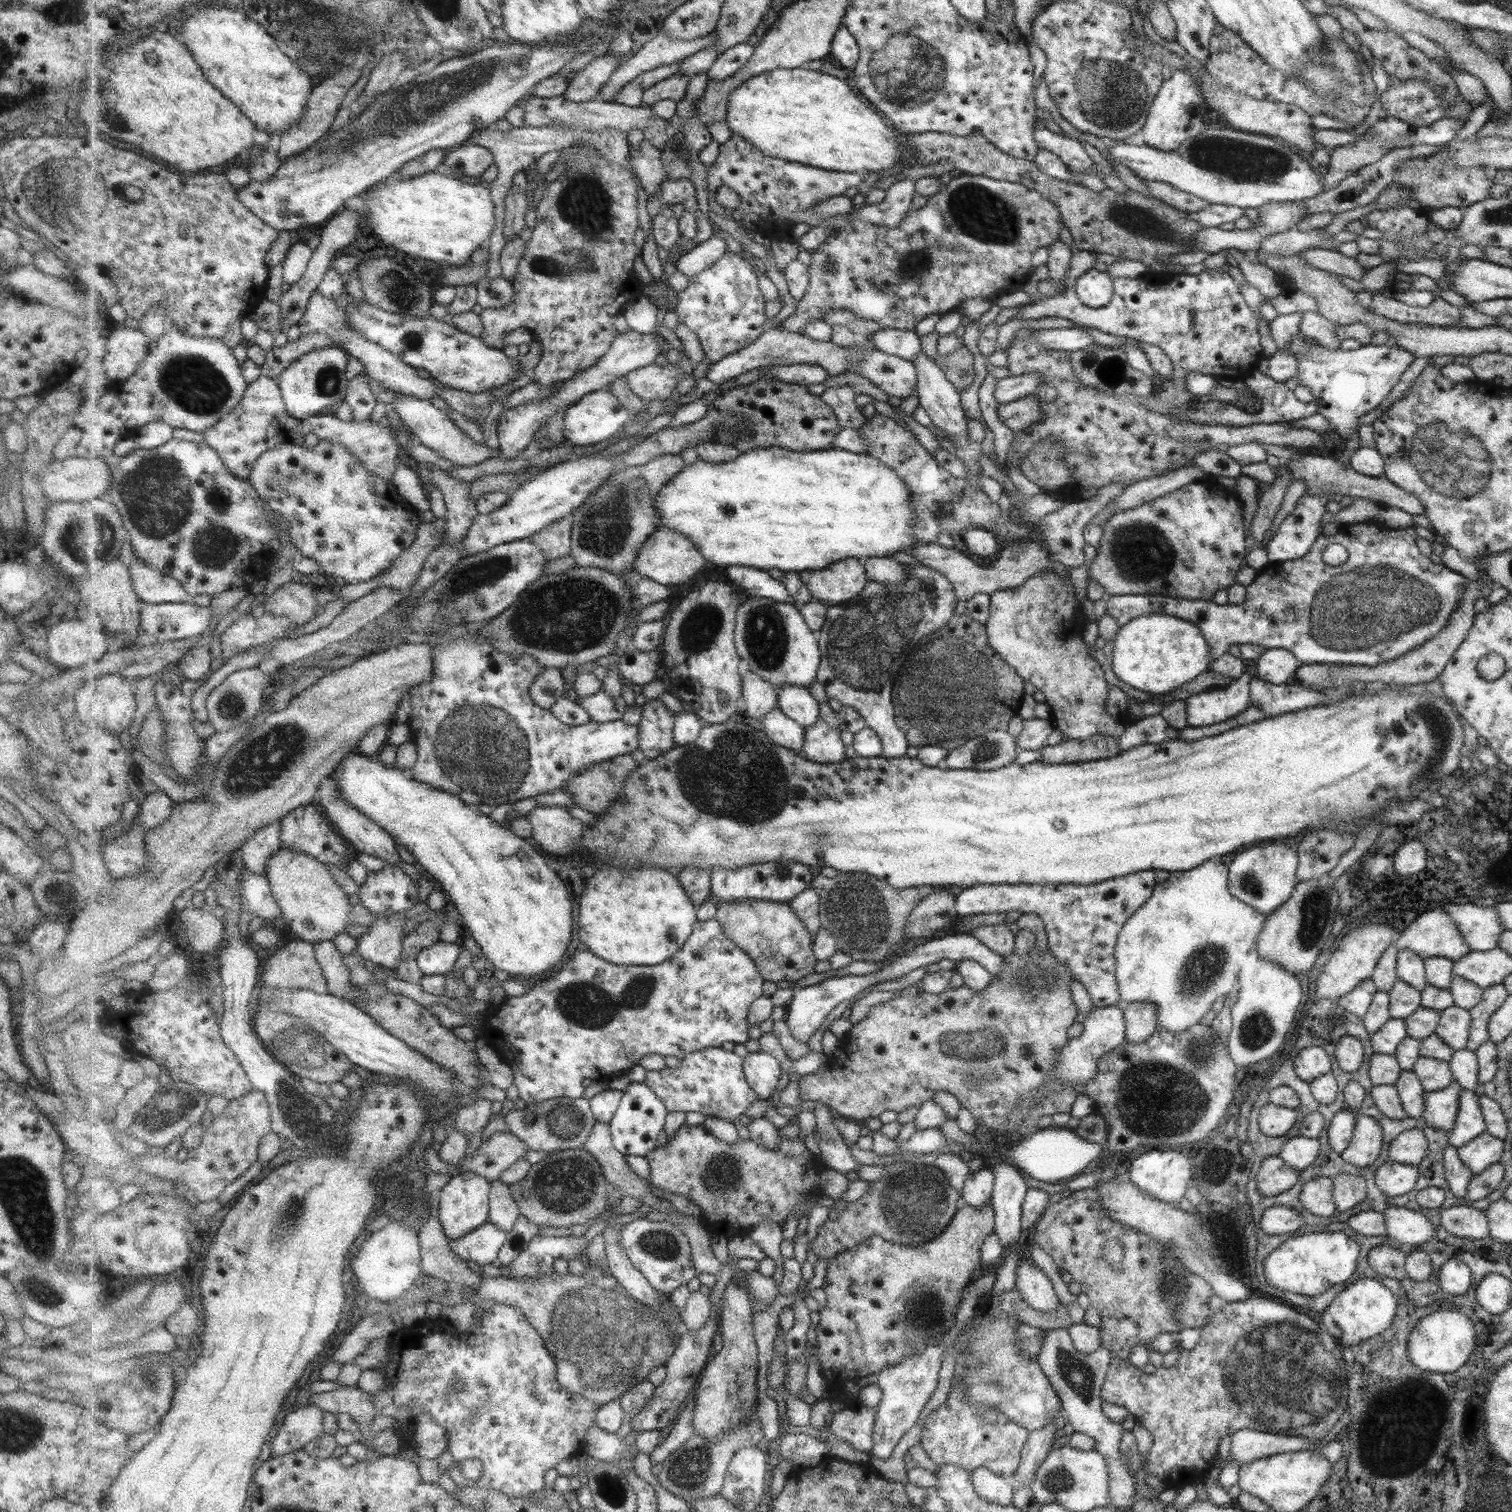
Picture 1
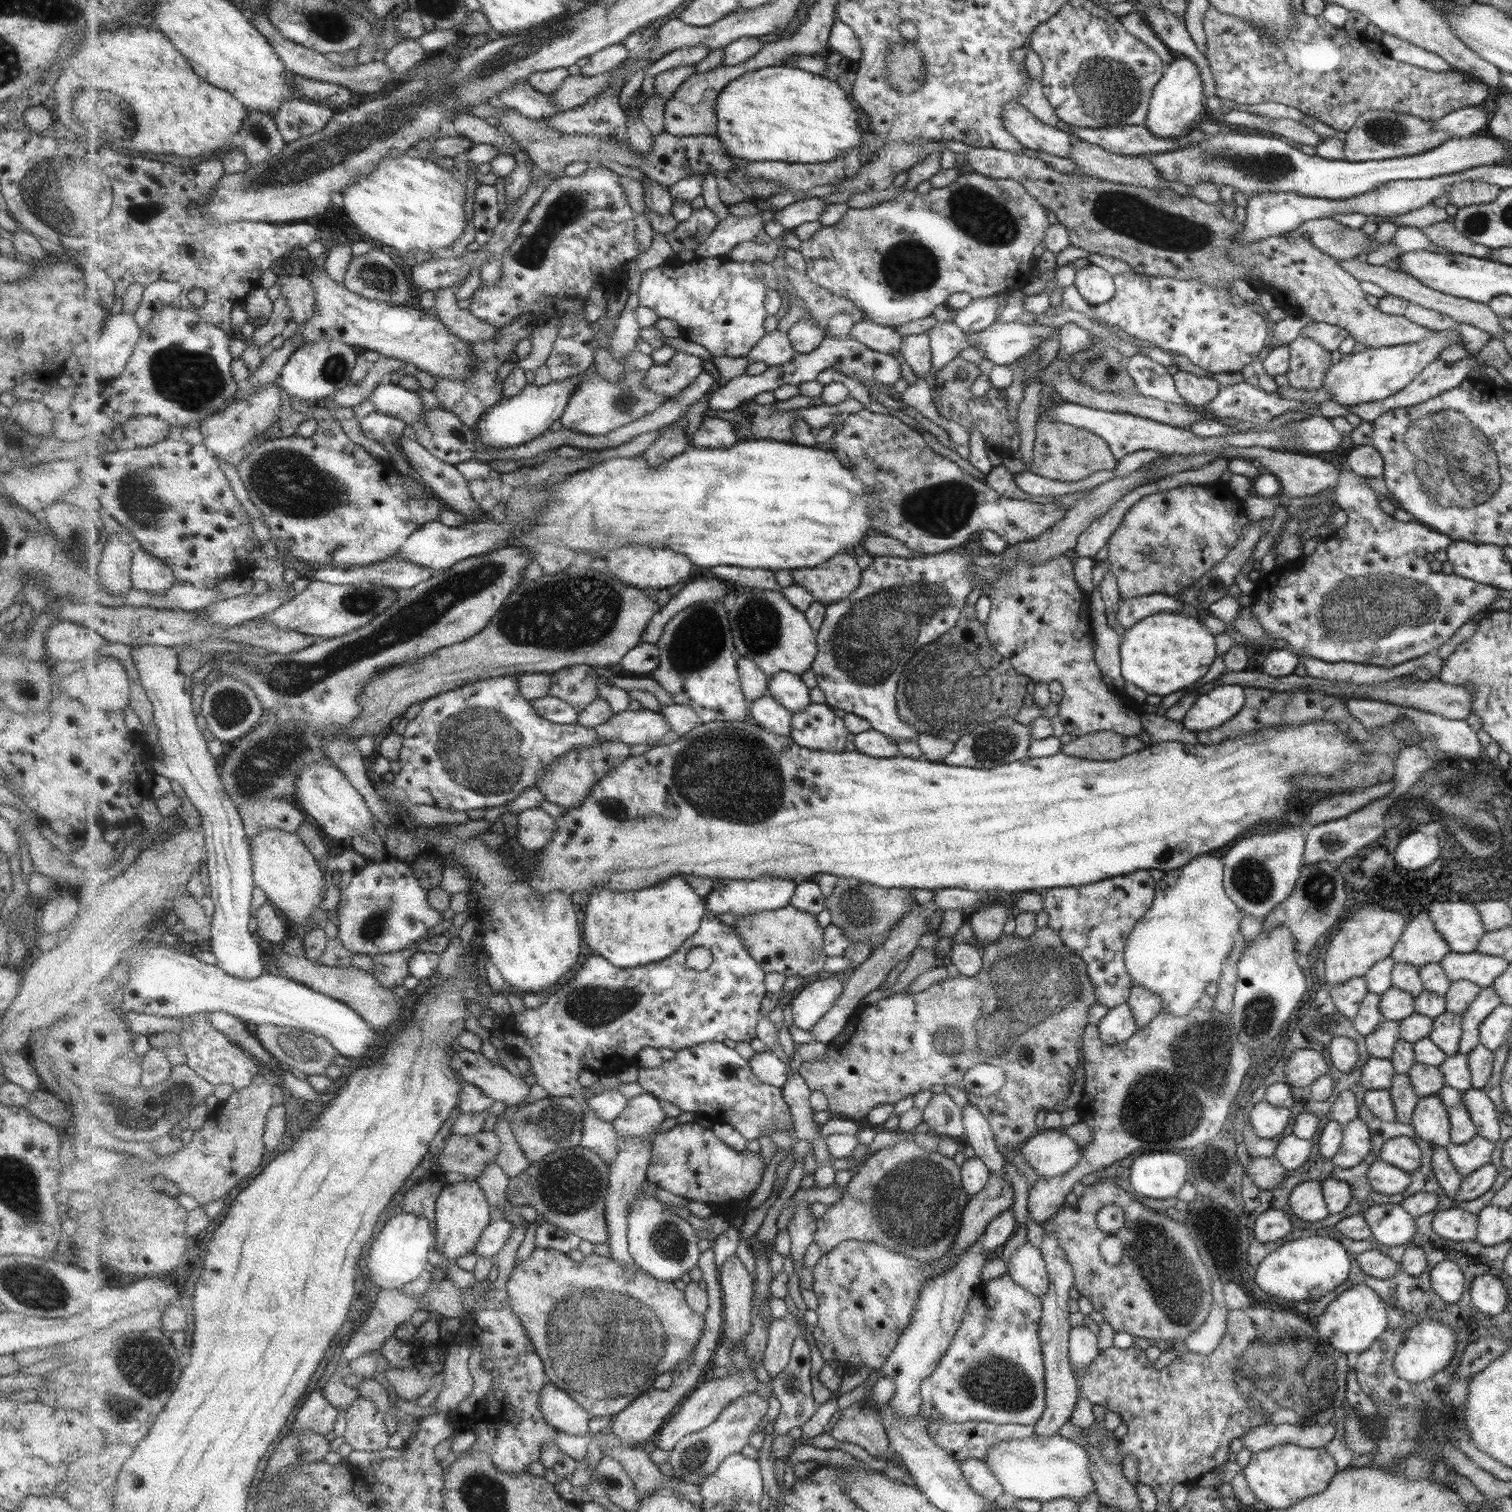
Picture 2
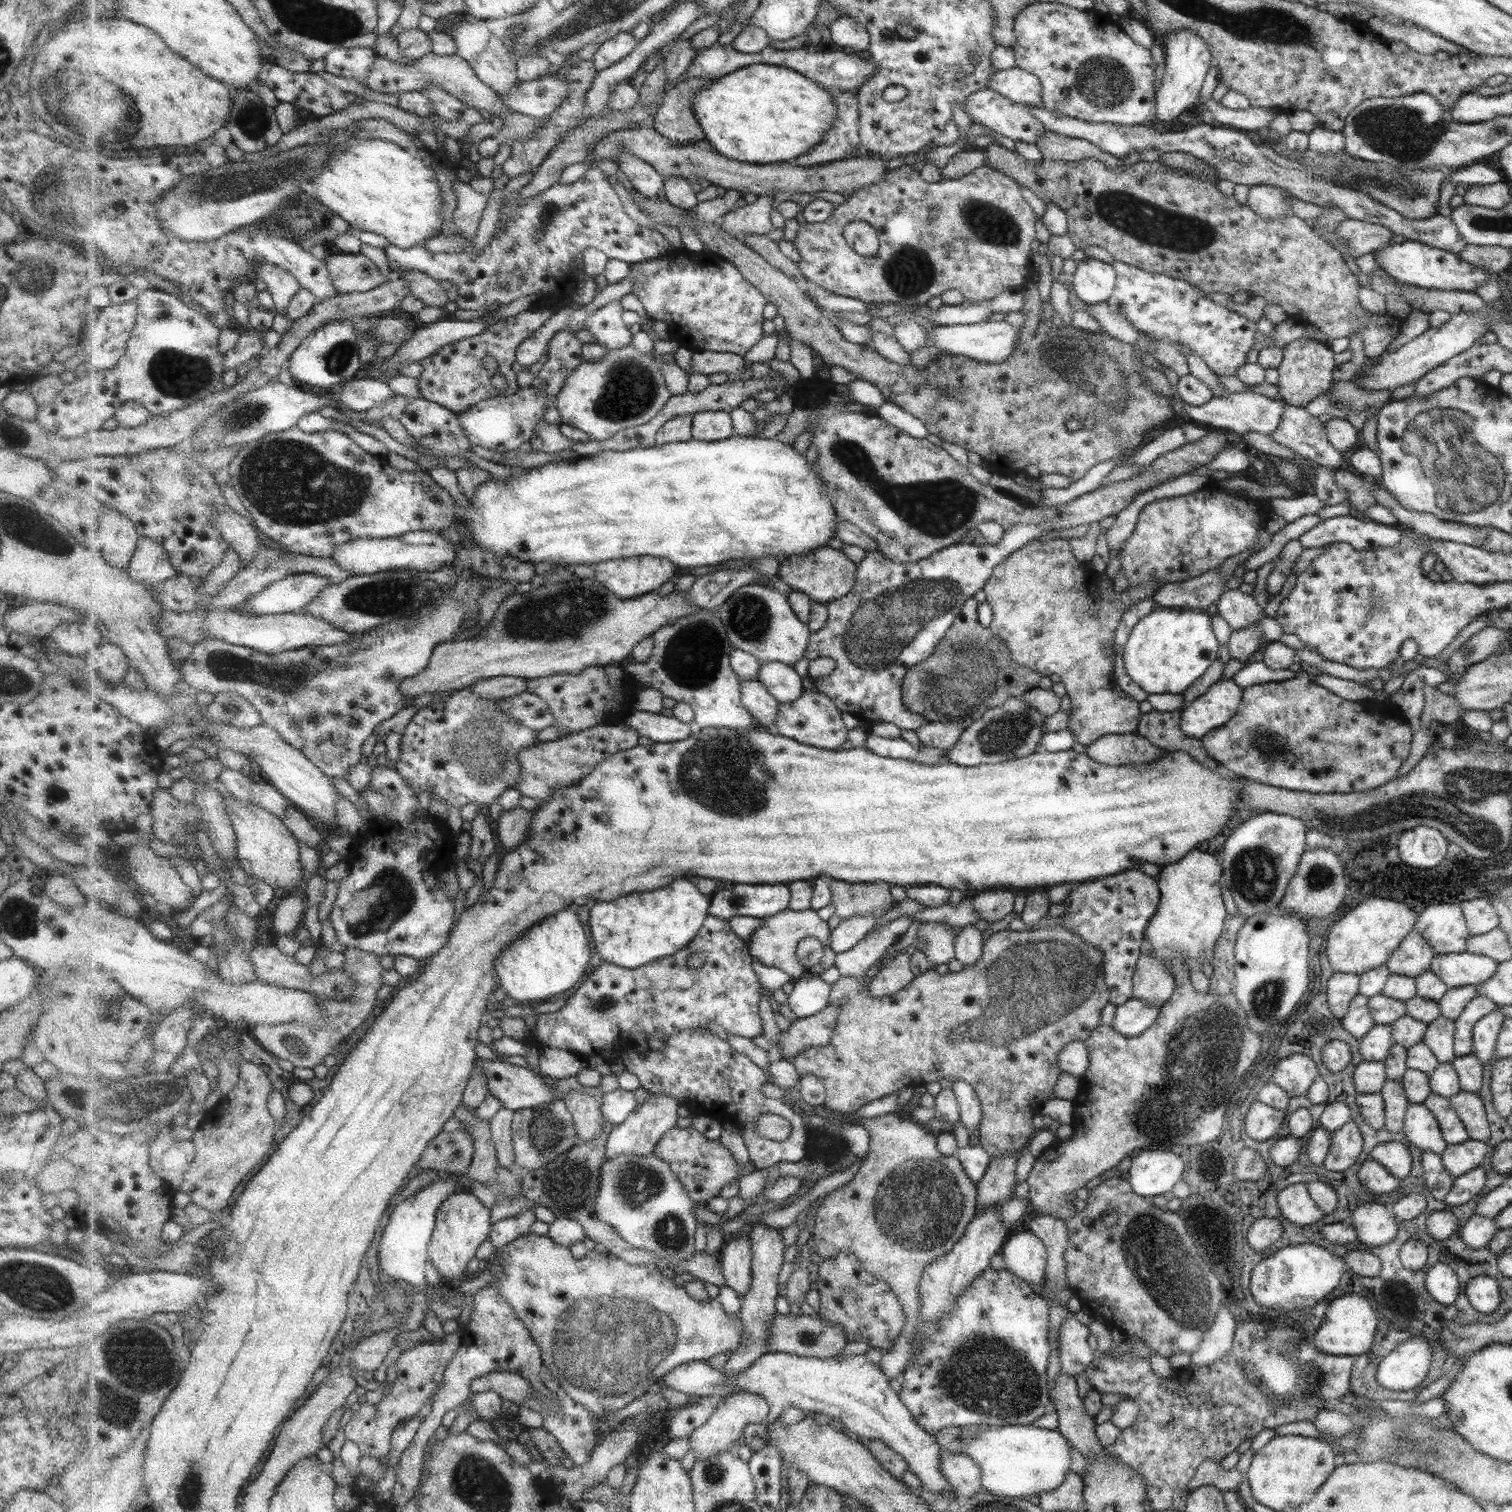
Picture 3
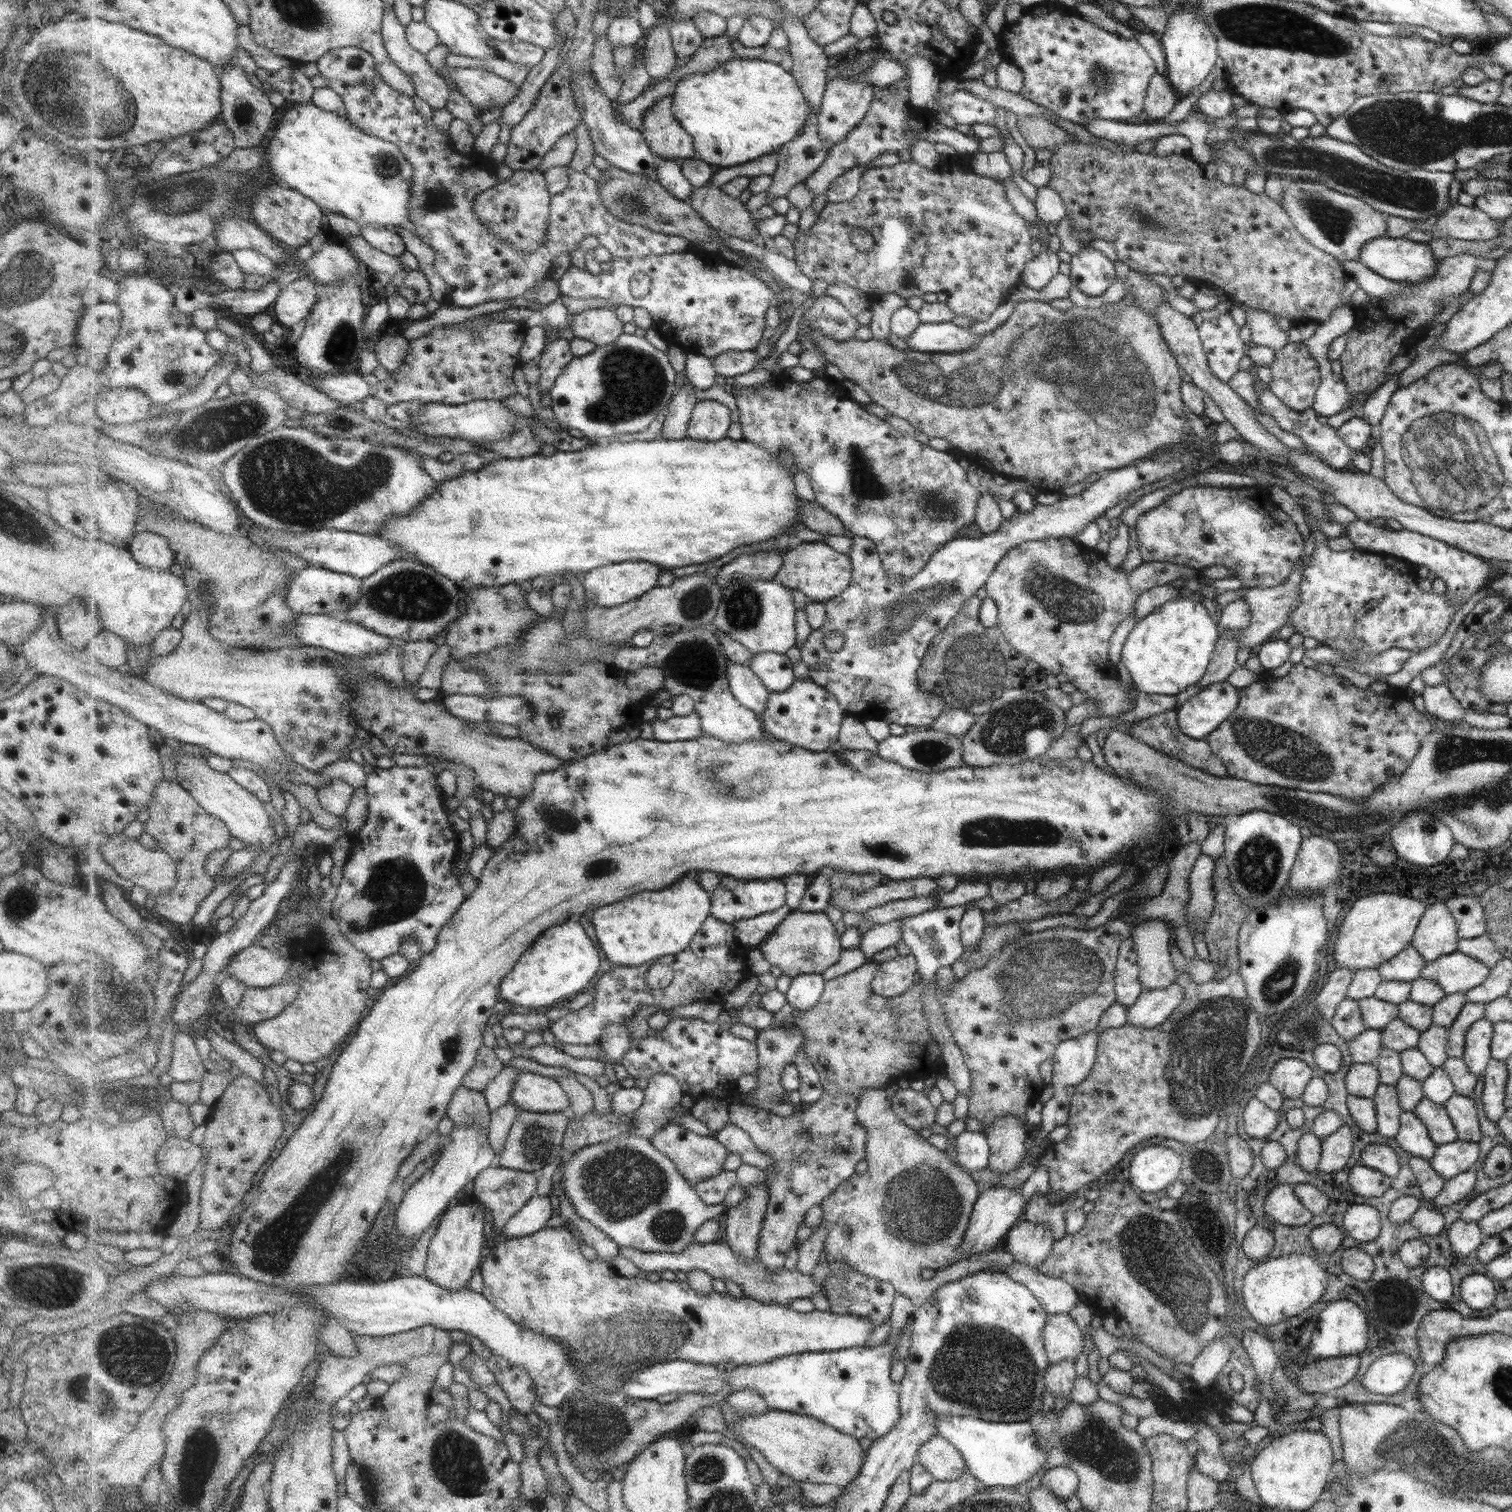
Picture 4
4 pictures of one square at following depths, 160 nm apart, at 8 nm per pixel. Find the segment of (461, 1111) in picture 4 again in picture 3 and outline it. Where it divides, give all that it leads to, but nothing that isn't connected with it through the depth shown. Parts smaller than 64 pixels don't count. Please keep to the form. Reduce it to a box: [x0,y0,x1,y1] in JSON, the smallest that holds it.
[454,1106,498,1185]

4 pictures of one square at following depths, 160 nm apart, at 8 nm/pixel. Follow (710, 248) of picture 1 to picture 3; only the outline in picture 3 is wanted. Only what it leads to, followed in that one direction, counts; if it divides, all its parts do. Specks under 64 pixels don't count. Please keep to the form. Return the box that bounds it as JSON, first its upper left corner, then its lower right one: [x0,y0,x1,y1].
[720,193,775,239]

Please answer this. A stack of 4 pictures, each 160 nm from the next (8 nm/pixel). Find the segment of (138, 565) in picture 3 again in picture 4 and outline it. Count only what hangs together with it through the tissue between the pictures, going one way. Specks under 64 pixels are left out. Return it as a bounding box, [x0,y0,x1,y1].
[127,531,177,570]

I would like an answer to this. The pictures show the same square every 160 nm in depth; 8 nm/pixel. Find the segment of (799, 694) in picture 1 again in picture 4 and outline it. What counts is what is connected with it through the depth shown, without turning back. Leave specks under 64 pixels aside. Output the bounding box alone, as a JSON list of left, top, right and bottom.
[750,652,797,693]

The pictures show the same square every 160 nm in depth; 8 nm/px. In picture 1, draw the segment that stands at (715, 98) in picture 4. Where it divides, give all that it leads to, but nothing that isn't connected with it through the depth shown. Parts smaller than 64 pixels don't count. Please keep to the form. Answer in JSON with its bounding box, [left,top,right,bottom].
[727,68,901,174]

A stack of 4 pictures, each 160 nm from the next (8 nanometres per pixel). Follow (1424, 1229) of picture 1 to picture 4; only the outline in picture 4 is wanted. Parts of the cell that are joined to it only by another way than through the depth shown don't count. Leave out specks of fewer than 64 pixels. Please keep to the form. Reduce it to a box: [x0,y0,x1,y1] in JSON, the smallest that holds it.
[1341,1204,1381,1243]

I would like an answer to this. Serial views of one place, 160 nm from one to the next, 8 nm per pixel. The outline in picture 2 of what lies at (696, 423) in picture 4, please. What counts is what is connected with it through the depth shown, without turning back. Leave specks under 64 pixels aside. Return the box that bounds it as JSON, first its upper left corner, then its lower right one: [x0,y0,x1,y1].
[692,414,740,448]

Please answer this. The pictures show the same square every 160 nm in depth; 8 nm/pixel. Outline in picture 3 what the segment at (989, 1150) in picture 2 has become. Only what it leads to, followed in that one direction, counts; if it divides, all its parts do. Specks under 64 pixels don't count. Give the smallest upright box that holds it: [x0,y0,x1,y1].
[951,1080,981,1135]

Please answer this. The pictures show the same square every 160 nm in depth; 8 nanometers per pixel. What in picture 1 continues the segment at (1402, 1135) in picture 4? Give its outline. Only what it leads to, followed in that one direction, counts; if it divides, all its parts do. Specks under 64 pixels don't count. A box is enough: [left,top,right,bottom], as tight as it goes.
[1420,1081,1461,1134]

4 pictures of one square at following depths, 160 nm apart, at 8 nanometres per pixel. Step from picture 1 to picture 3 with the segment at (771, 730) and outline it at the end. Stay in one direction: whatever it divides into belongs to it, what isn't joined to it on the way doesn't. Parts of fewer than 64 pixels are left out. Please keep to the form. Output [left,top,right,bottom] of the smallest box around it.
[741,679,781,734]

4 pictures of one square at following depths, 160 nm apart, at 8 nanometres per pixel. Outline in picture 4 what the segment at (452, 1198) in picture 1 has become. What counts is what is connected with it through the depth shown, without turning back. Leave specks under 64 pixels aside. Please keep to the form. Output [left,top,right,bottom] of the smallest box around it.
[425,1204,489,1292]

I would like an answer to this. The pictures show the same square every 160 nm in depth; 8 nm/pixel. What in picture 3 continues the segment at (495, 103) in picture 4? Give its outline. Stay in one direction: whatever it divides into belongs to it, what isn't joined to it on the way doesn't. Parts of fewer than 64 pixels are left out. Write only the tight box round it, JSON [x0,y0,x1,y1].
[500,73,569,121]

